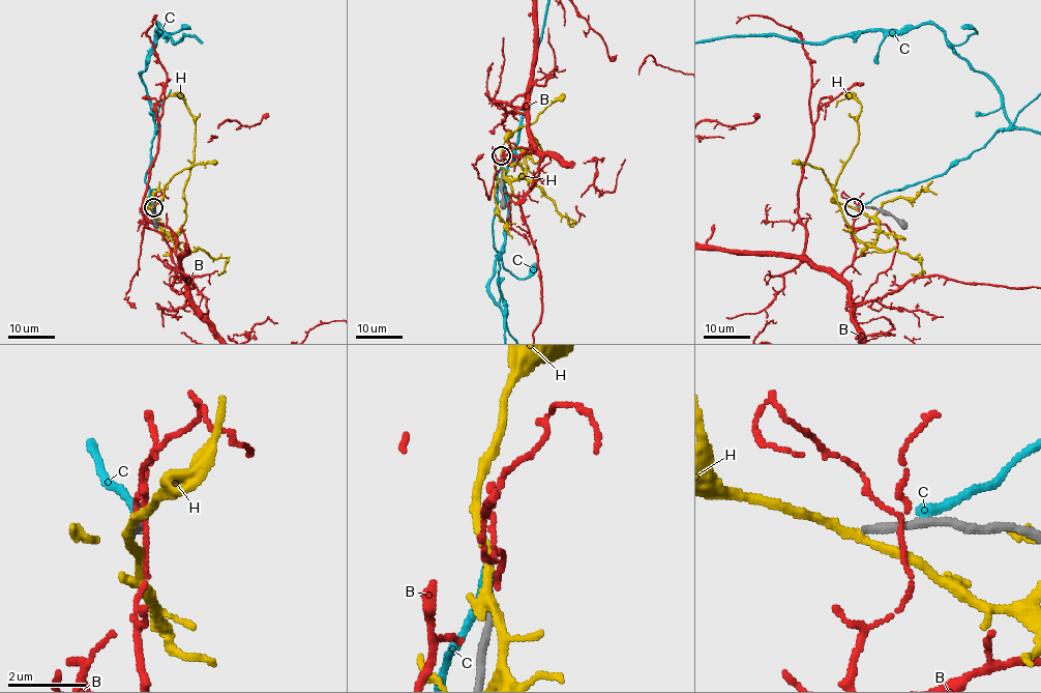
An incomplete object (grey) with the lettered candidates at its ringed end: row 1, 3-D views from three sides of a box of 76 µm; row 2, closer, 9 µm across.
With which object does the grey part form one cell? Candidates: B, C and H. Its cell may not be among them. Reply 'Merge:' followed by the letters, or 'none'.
Merge: none

